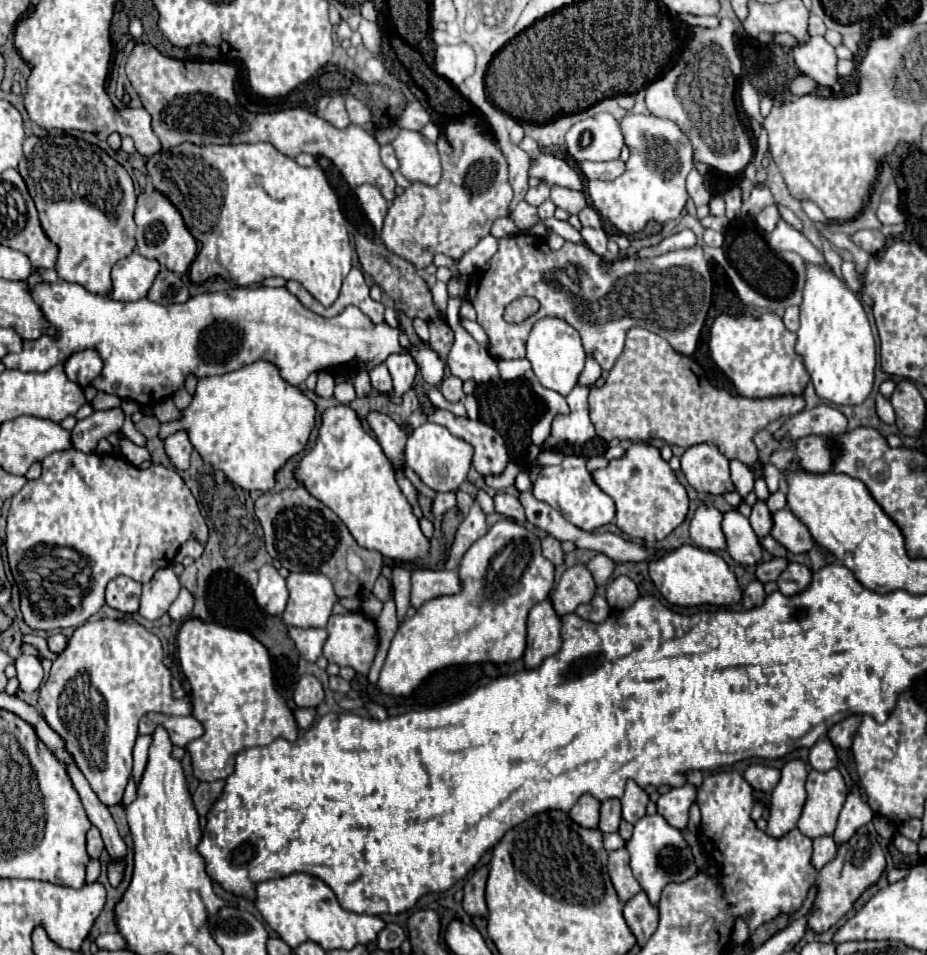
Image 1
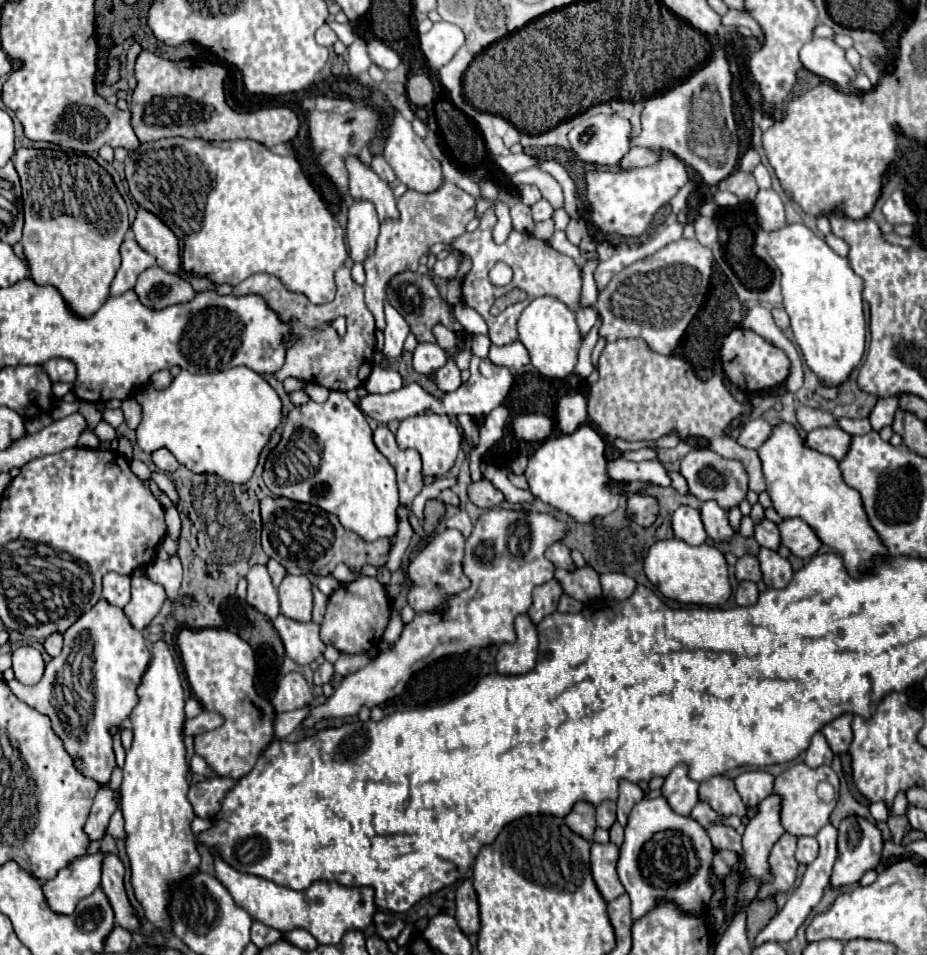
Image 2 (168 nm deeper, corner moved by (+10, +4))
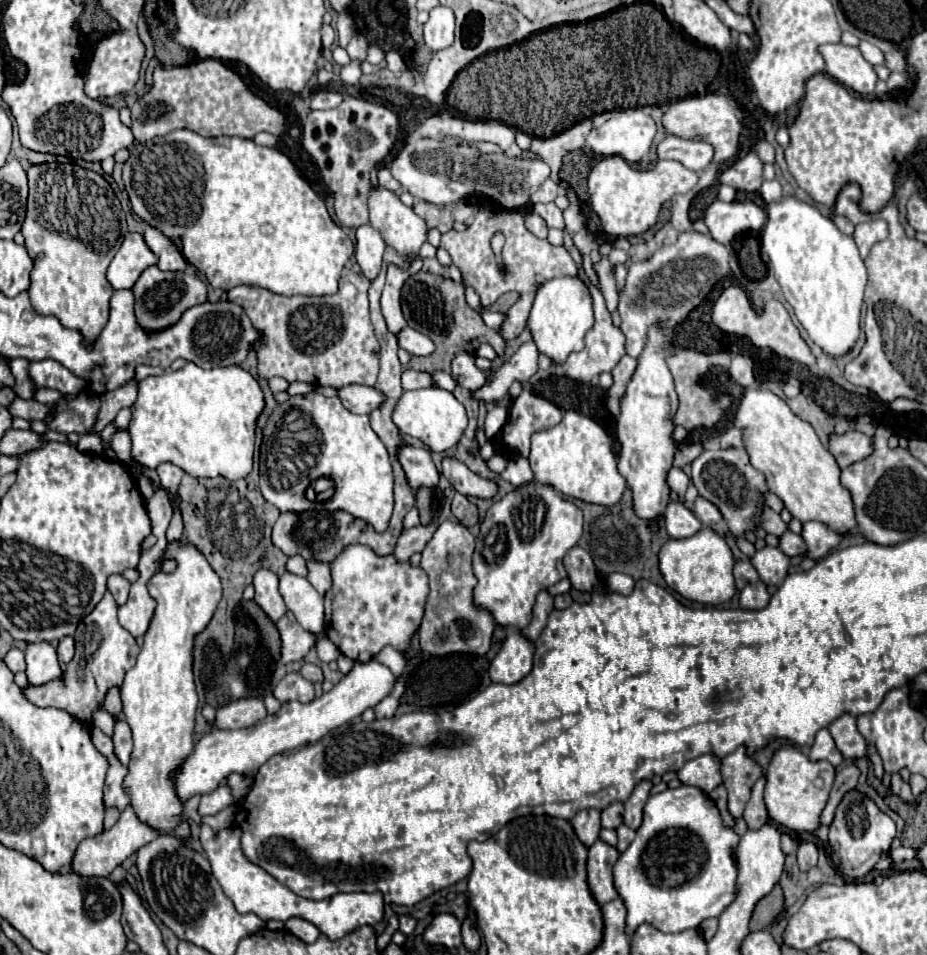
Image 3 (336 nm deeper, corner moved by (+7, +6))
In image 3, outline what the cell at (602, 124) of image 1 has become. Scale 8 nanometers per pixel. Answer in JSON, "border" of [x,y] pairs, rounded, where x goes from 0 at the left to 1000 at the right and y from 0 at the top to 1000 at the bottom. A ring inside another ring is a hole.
{"border":[[[694,113],[679,115],[679,121],[663,121],[638,136],[633,153],[648,163],[670,163],[674,170],[689,170],[702,155],[707,128]]]}

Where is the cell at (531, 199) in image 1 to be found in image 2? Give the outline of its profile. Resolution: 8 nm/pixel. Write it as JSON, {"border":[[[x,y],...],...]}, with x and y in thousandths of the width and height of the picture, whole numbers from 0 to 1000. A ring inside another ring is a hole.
{"border":[[[565,195],[565,197],[561,199],[561,209],[563,209],[567,216],[578,214],[583,207],[585,207],[585,203],[583,203],[583,199],[580,199],[578,195]]]}

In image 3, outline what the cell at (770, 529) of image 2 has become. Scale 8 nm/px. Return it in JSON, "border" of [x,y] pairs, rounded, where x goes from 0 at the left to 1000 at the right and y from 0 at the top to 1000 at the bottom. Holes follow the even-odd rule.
{"border":[[[847,555],[840,561],[840,576],[847,578],[849,582],[864,582],[868,578],[868,568],[862,559],[855,559],[855,557]]]}

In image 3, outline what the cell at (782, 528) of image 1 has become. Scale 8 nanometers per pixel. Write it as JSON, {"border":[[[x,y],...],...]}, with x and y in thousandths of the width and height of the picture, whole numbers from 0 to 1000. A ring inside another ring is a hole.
{"border":[[[868,547],[864,561],[871,570],[868,582],[875,586],[886,586],[907,565],[907,561],[903,557],[899,557],[896,553],[892,553],[886,547]]]}

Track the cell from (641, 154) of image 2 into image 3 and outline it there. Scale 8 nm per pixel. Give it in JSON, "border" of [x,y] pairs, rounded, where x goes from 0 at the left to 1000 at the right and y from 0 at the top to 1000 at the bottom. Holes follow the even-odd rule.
{"border":[[[720,142],[709,151],[709,165],[711,168],[730,168],[743,178],[758,178],[767,172],[769,155],[765,151],[752,147],[737,147],[728,142]]]}

